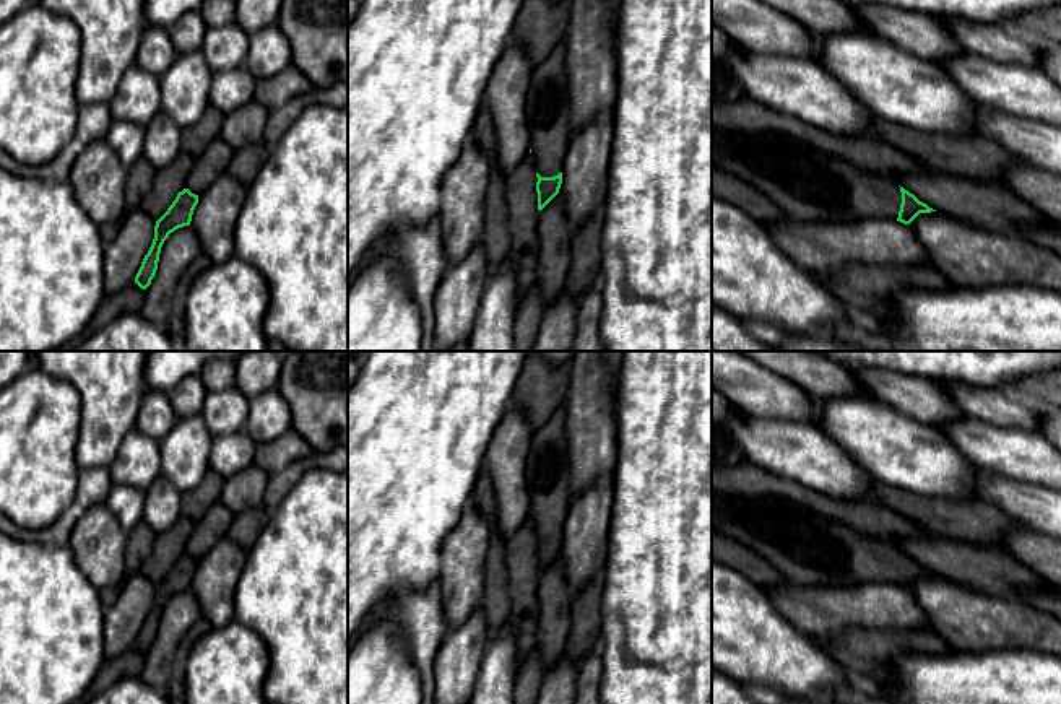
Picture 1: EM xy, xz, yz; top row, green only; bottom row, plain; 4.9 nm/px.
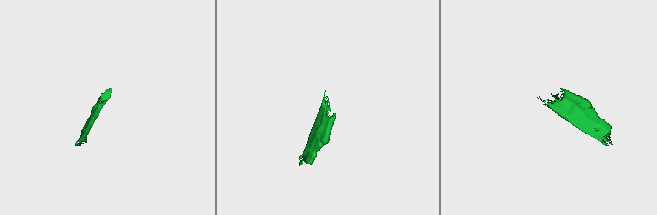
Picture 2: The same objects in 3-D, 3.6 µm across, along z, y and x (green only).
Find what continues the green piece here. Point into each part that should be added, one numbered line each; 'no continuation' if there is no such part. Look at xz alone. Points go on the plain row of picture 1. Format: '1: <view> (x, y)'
1: xz (548, 473)

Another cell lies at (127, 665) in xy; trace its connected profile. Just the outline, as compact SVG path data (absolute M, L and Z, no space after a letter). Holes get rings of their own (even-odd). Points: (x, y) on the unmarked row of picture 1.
M135 645L122 655L106 660L91 686L84 693L83 701L96 697L101 691L122 678L140 676L143 663L145 654L141 654Z

